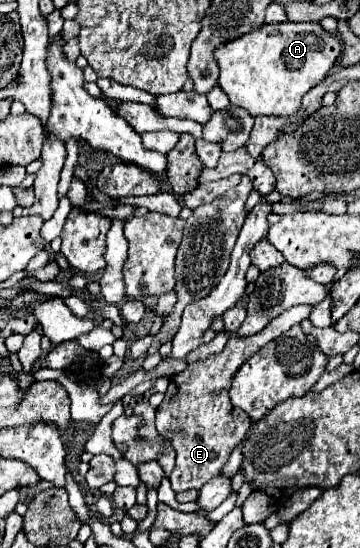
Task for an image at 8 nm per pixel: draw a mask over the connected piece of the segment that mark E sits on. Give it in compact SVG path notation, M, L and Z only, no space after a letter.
M295 305L289 307L285 313L269 321L269 325L255 335L249 337L237 337L229 335L229 341L225 349L217 355L211 355L205 361L187 365L185 371L171 377L169 389L165 393L163 403L157 409L157 431L163 437L169 437L171 447L177 453L175 469L171 471L171 485L173 491L189 491L189 489L201 489L207 481L217 477L227 463L231 451L245 439L251 419L245 411L237 409L229 401L229 385L233 373L263 345L285 333L291 325L297 325L301 319L309 317L315 305Z

